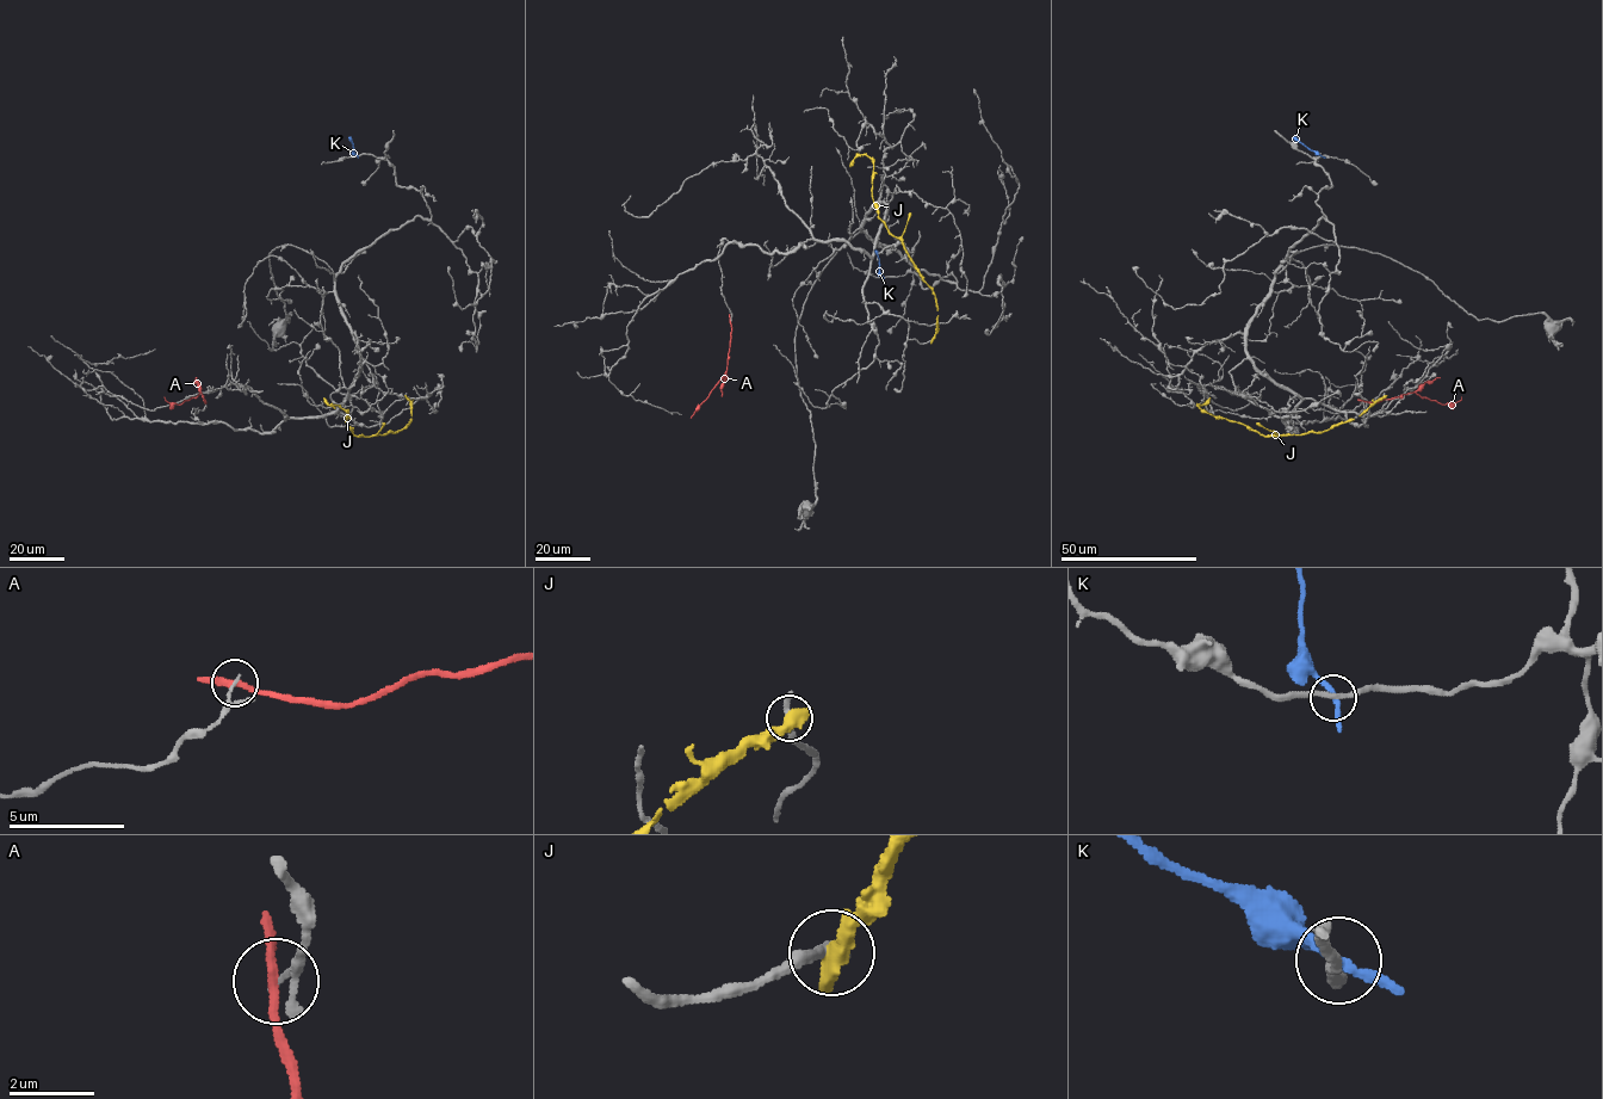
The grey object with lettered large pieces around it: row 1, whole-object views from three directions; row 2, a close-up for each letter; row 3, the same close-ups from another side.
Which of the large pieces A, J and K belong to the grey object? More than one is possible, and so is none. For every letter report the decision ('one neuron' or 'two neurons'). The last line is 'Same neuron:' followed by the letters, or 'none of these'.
A: two neurons
J: two neurons
K: two neurons
Same neuron: none of these

